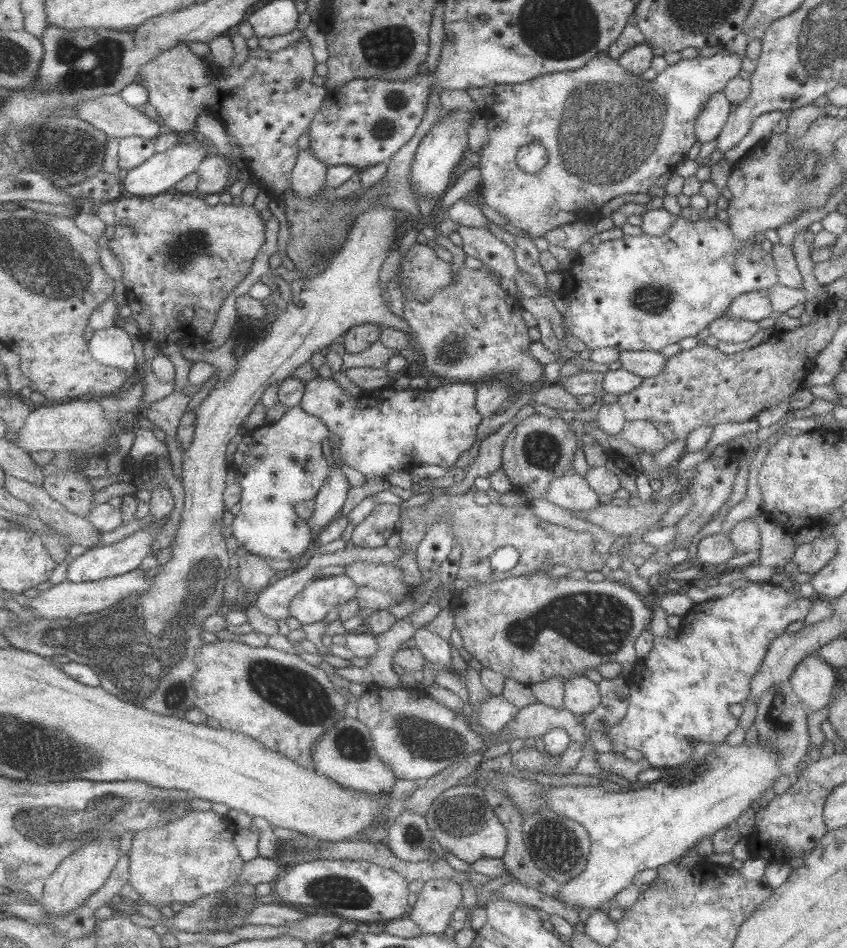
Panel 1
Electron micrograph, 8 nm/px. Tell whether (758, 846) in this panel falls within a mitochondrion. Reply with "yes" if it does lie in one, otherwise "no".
no

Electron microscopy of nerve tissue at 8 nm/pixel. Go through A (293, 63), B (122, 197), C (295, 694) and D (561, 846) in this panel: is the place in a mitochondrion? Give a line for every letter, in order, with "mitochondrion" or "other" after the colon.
A: other
B: other
C: mitochondrion
D: mitochondrion

